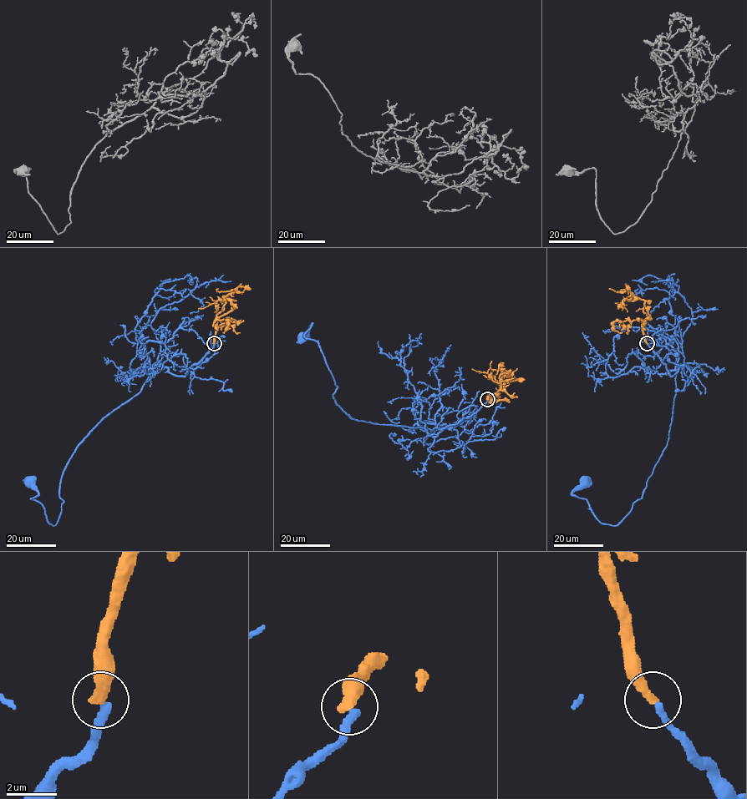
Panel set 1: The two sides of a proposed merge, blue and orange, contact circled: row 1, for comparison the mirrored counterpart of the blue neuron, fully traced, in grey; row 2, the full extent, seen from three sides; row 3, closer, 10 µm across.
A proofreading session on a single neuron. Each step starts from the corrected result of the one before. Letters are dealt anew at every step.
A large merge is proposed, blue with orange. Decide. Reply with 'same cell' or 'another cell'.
another cell

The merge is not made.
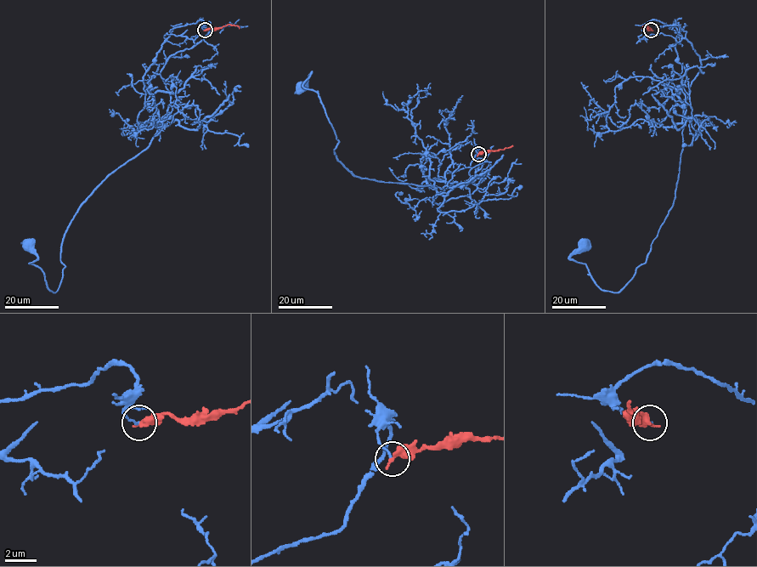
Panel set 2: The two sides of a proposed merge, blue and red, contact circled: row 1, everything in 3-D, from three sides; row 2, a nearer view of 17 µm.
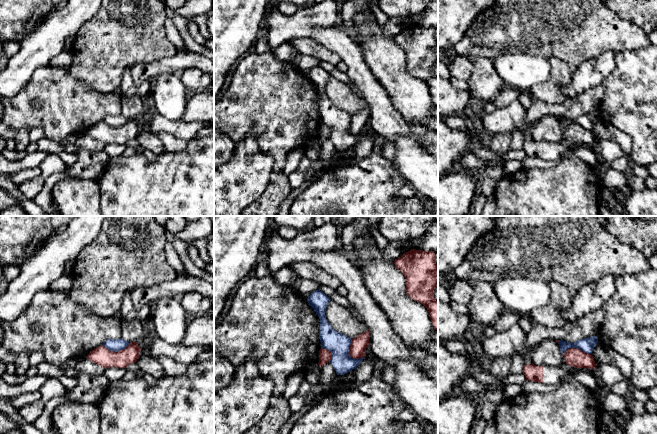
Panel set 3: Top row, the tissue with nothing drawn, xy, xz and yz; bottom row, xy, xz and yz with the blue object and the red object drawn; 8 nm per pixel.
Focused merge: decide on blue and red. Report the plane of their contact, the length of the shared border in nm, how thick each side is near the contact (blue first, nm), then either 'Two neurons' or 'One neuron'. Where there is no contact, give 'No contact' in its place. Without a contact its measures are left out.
Touches blue in xz. Shared border 180 nm. Thickness 180 nm (blue) against 130 nm. Two neurons

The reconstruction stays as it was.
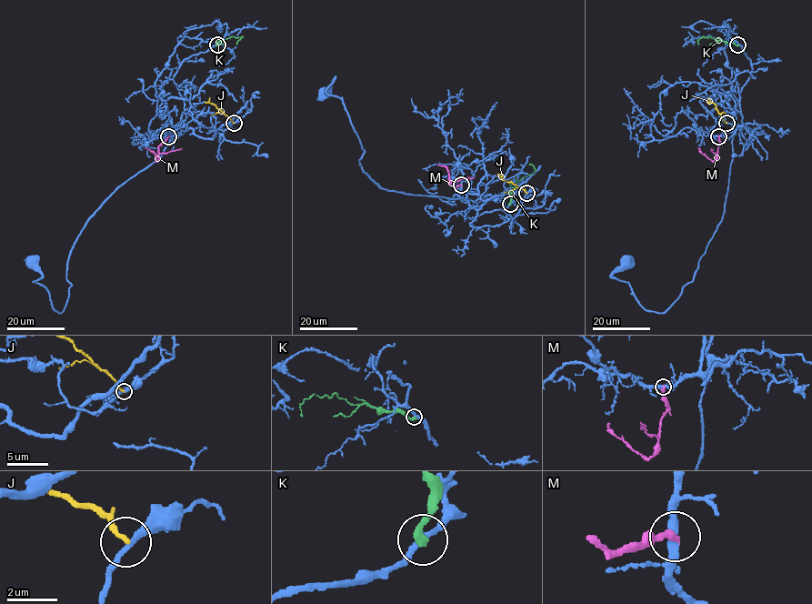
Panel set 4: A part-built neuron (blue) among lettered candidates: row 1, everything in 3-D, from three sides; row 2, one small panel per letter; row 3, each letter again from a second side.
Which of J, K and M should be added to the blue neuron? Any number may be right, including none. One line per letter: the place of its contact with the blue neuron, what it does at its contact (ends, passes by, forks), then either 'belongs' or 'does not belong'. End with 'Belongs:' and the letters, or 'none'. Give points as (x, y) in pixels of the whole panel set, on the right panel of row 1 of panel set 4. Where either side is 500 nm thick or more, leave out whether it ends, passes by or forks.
J: contact (726, 123); it ends; does not belong
K: contact (737, 45); it ends; does not belong
M: contact (718, 136); it ends; does not belong
Belongs: none

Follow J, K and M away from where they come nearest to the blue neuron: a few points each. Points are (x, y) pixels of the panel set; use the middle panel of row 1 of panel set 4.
J: (526, 193), (503, 179), (503, 175)
K: (510, 204), (510, 192), (515, 184), (536, 170), (529, 165)
M: (462, 186), (454, 186), (447, 168), (437, 165)

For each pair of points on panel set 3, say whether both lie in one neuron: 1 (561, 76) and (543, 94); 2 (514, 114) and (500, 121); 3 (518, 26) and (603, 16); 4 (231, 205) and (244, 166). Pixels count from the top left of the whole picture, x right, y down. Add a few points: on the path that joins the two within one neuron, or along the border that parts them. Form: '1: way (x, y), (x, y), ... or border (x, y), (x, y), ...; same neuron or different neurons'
1: way (557, 80), (547, 90); same neuron
2: way (511, 117), (503, 120); same neuron
3: way (539, 20), (543, 18), (582, 18); same neuron
4: way (231, 195), (231, 188), (238, 176); same neuron

